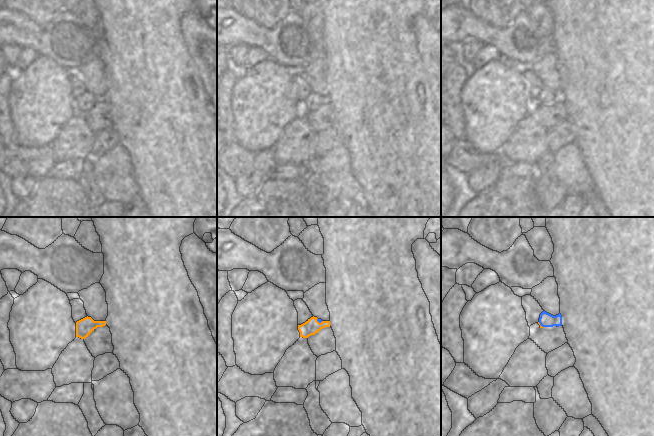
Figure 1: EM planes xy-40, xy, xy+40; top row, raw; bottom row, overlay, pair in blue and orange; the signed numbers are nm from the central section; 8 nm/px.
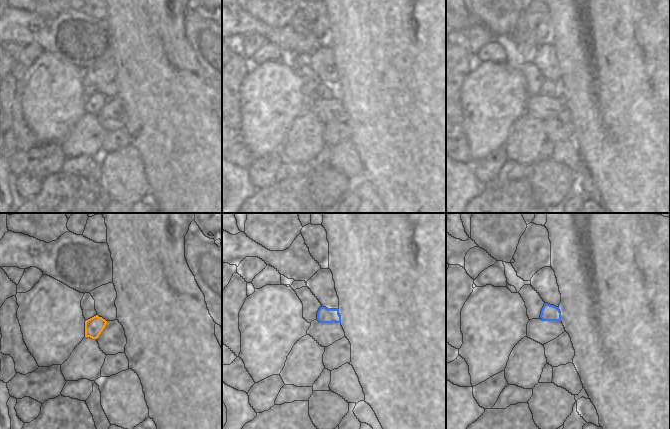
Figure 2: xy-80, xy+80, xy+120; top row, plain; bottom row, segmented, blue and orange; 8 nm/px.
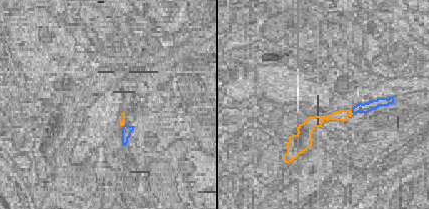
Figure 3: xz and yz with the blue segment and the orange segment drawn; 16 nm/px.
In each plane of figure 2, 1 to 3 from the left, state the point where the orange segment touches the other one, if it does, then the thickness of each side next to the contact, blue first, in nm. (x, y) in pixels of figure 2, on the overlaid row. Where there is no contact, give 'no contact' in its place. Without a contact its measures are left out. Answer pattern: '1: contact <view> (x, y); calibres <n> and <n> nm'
1: no contact
2: no contact
3: no contact

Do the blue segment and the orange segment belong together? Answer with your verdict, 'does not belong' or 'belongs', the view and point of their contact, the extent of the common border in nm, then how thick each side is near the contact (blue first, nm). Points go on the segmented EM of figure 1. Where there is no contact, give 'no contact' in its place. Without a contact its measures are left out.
belongs | xy (319, 322) | 60 nm | 30/120 nm

